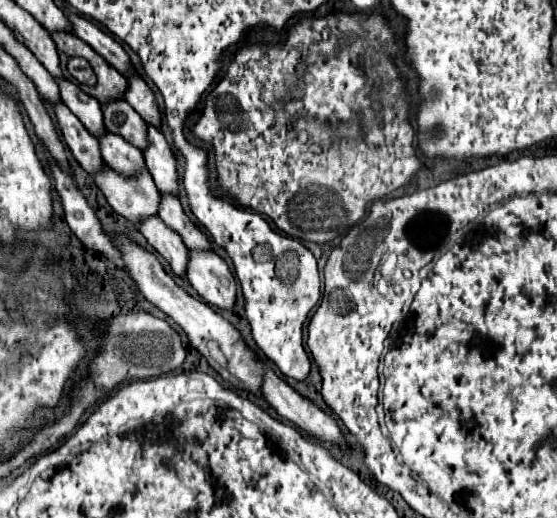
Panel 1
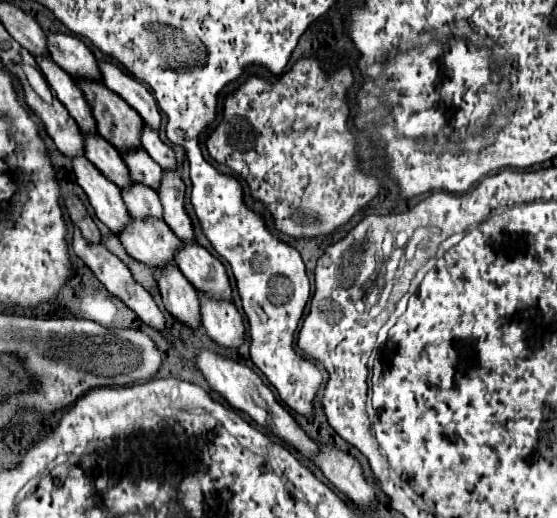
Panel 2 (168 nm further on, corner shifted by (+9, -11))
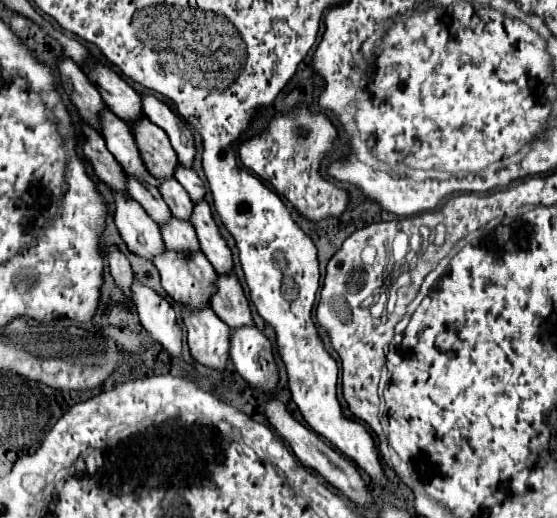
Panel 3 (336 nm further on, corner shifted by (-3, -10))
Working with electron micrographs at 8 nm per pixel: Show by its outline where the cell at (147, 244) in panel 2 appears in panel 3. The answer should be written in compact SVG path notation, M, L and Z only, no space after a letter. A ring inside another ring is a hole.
M164 249L152 263L160 271L162 287L166 293L182 305L202 307L208 303L208 291L212 291L212 279L216 271L202 251L172 251Z

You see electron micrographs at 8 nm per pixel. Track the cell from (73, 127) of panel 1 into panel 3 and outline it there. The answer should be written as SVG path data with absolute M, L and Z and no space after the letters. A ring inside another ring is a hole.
M114 191L114 223L120 231L122 241L128 245L128 249L144 259L152 259L156 251L164 249L164 243L160 239L160 229L156 227L156 221L140 207L140 203L132 201L128 193Z

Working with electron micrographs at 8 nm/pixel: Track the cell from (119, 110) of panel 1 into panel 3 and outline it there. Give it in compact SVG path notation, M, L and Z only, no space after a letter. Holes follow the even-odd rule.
M164 177L160 181L160 195L170 207L172 215L180 215L182 219L188 219L188 211L192 211L192 199L184 191L184 187L174 177Z

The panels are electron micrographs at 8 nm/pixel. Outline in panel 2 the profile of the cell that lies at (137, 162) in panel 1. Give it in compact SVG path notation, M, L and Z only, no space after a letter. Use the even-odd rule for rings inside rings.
M132 184L130 190L122 192L122 198L124 198L124 204L128 206L132 216L158 216L162 220L162 216L160 216L160 198L156 196L156 192L152 188L146 188L142 184Z

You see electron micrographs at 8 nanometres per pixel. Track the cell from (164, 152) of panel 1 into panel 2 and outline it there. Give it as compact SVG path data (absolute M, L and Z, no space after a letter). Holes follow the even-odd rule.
M164 170L162 174L162 186L158 190L158 196L164 206L164 222L172 228L172 232L180 240L194 240L194 228L192 220L186 214L184 208L184 198L186 198L186 186L180 178L178 172L174 170Z

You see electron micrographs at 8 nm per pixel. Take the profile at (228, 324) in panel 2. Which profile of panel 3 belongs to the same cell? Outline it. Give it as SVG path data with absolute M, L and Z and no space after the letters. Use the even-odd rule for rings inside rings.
M256 325L234 329L230 335L230 359L236 371L256 389L274 393L278 385L278 369L270 341Z

